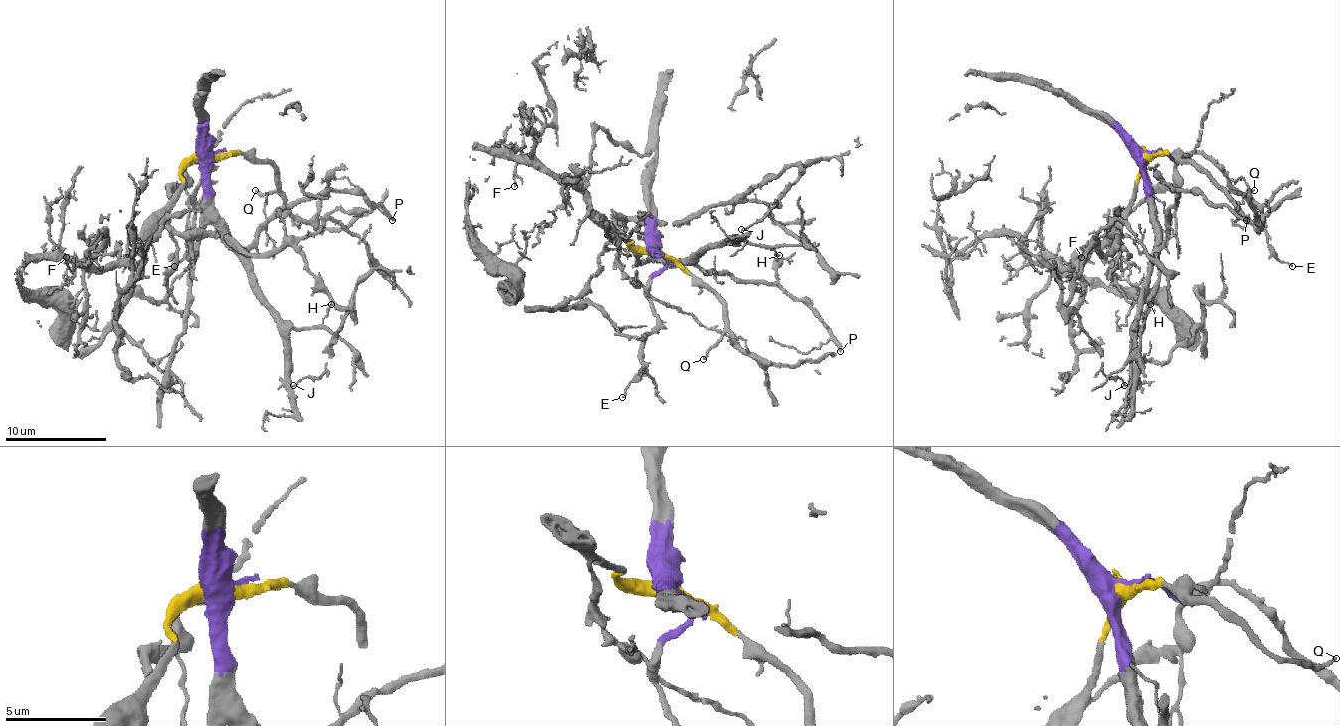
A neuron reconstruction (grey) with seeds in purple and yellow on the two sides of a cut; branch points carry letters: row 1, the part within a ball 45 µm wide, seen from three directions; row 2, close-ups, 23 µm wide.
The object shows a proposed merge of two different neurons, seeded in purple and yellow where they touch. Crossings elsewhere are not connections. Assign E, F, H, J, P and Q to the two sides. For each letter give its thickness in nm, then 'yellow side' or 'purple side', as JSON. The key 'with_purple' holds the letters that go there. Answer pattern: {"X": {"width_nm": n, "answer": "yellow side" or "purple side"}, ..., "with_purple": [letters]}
{"E": {"width_nm": 110, "answer": "purple side"}, "F": {"width_nm": 140, "answer": "yellow side"}, "H": {"width_nm": 150, "answer": "purple side"}, "J": {"width_nm": 120, "answer": "yellow side"}, "P": {"width_nm": 240, "answer": "purple side"}, "Q": {"width_nm": 160, "answer": "yellow side"}, "with_purple": ["E", "H", "P"]}

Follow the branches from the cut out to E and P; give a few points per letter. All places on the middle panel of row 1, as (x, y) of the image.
E: (654, 248), (665, 265), (649, 281), (649, 306), (657, 319), (657, 326), (644, 339), (642, 372), (621, 397)
P: (654, 248), (662, 255), (703, 270), (730, 273), (736, 278), (784, 288), (807, 303), (840, 352)

